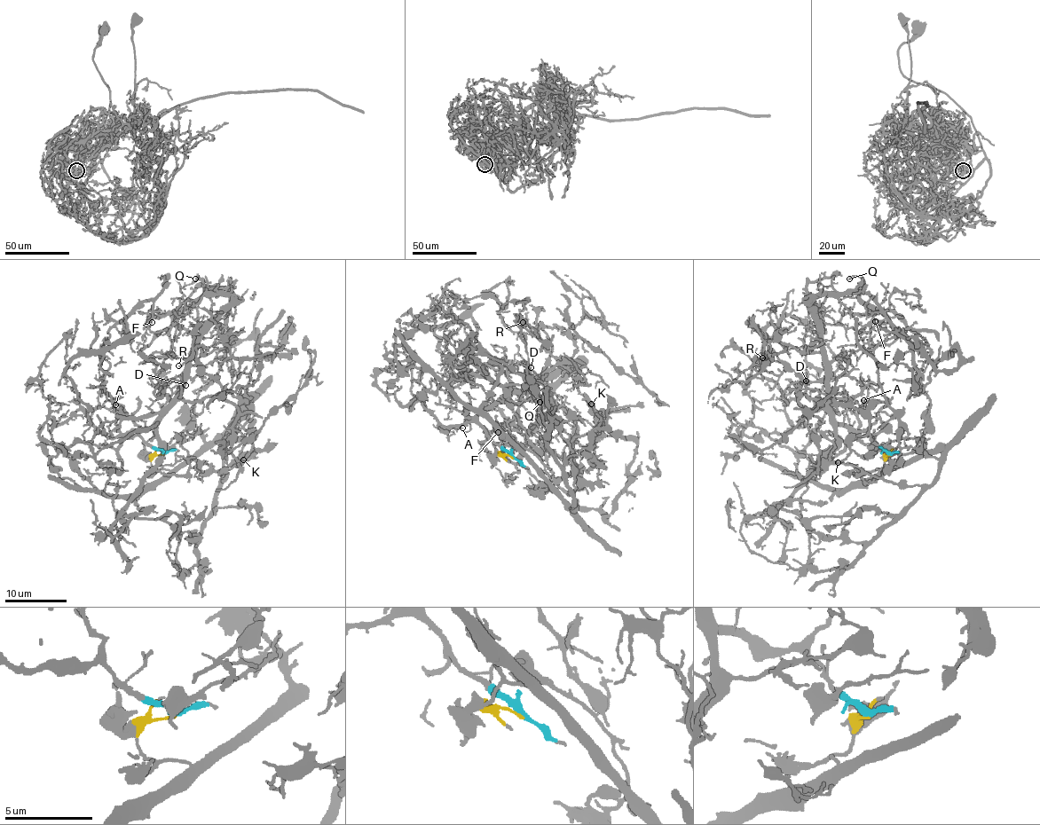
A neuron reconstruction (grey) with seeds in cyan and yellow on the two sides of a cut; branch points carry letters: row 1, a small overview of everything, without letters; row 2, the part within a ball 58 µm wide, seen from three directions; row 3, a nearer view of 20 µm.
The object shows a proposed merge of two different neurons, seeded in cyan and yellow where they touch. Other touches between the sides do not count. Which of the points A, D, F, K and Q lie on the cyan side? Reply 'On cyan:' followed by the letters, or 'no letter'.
On cyan: A, D, F, Q

